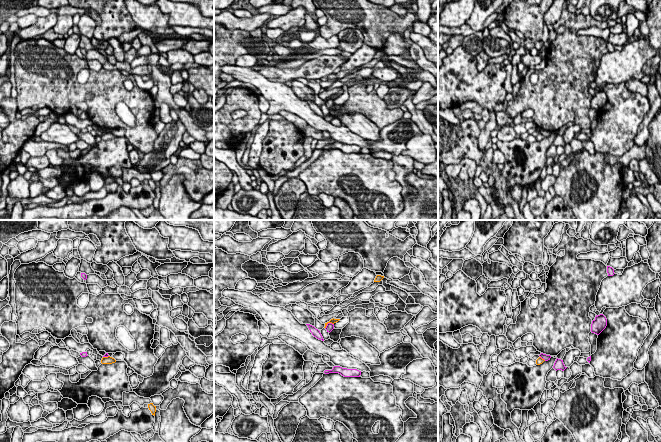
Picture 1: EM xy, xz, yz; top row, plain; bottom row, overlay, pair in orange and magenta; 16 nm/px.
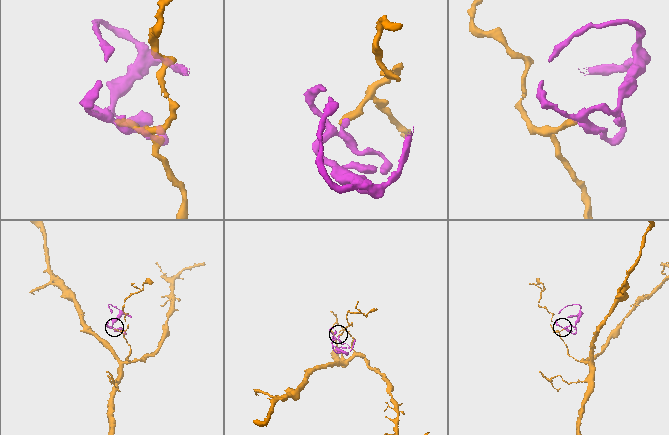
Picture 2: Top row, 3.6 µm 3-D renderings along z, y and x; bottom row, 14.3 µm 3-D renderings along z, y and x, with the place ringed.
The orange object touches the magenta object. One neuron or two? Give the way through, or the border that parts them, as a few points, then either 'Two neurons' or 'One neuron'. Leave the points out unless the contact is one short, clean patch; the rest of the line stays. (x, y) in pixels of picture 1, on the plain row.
Boundary: xz (333, 99), (328, 99), (325, 104). Two neurons

